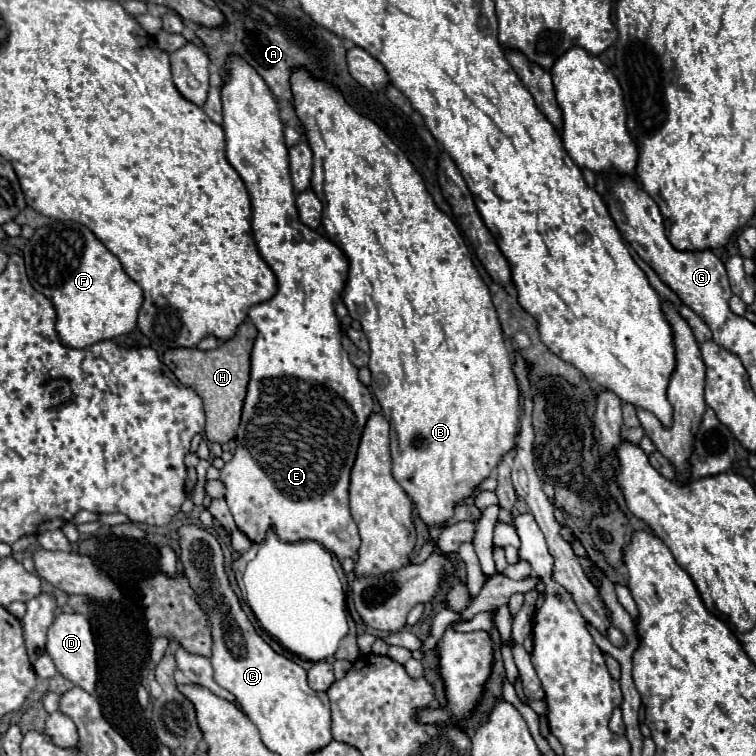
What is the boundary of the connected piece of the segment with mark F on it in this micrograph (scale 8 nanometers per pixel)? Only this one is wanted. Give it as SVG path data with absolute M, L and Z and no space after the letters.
M54 221L48 227L36 229L34 237L26 243L22 255L26 261L30 285L46 299L50 299L56 309L56 333L62 345L84 349L98 341L114 339L136 329L136 317L142 305L142 289L124 273L120 261L116 261L116 257L112 257L112 253L104 249L104 245L94 237L88 227L74 221Z

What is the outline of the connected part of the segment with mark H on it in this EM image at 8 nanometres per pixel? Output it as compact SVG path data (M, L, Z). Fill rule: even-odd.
M246 319L236 335L226 341L224 345L218 345L212 351L200 351L196 347L178 347L168 349L164 353L164 365L178 377L178 381L184 387L194 389L200 399L204 401L206 411L206 437L212 443L228 443L234 439L238 423L240 423L240 411L246 397L246 383L250 379L250 351L256 339L256 327Z

